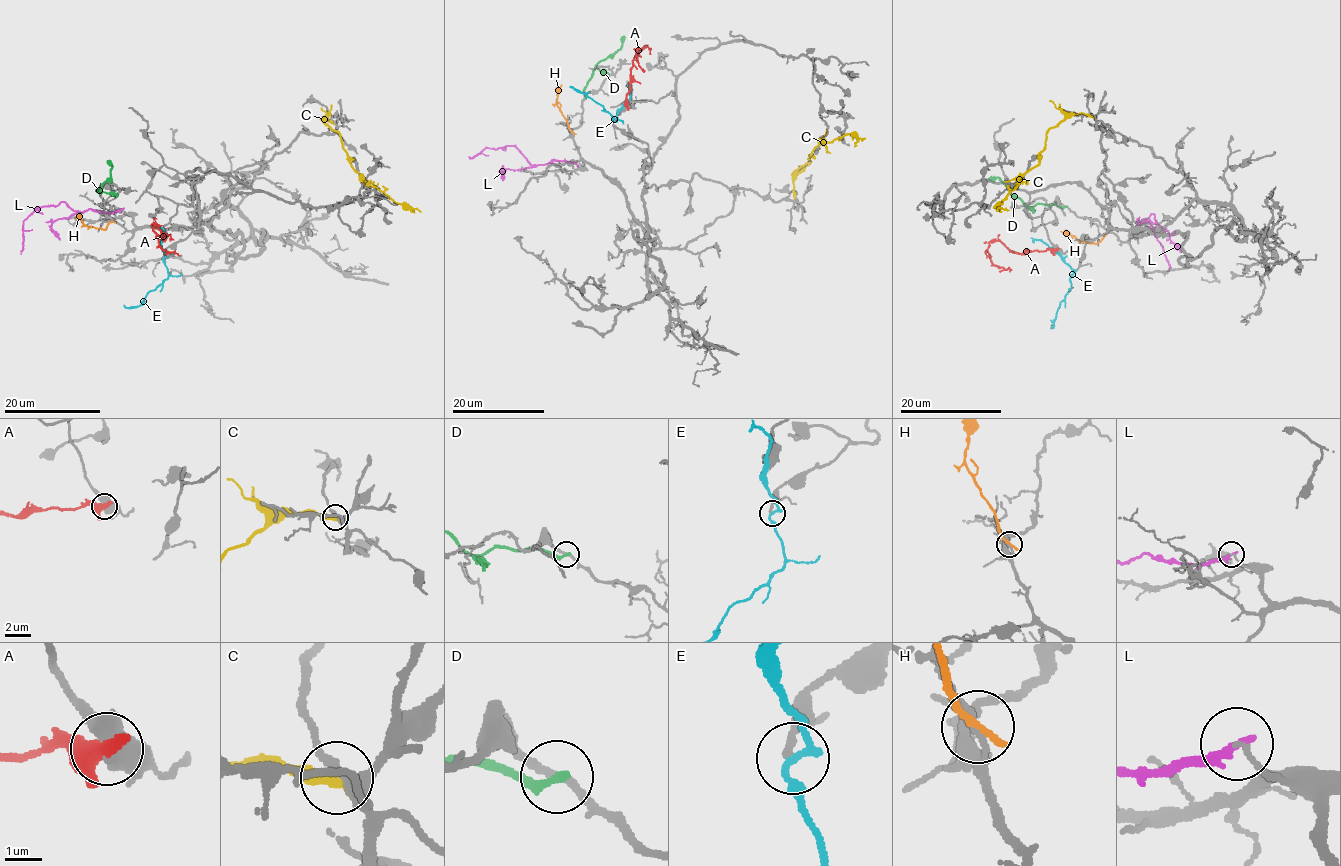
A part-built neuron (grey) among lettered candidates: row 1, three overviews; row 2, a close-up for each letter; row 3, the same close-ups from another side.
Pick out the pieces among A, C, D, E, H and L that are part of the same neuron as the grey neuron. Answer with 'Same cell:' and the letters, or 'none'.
Same cell: none

